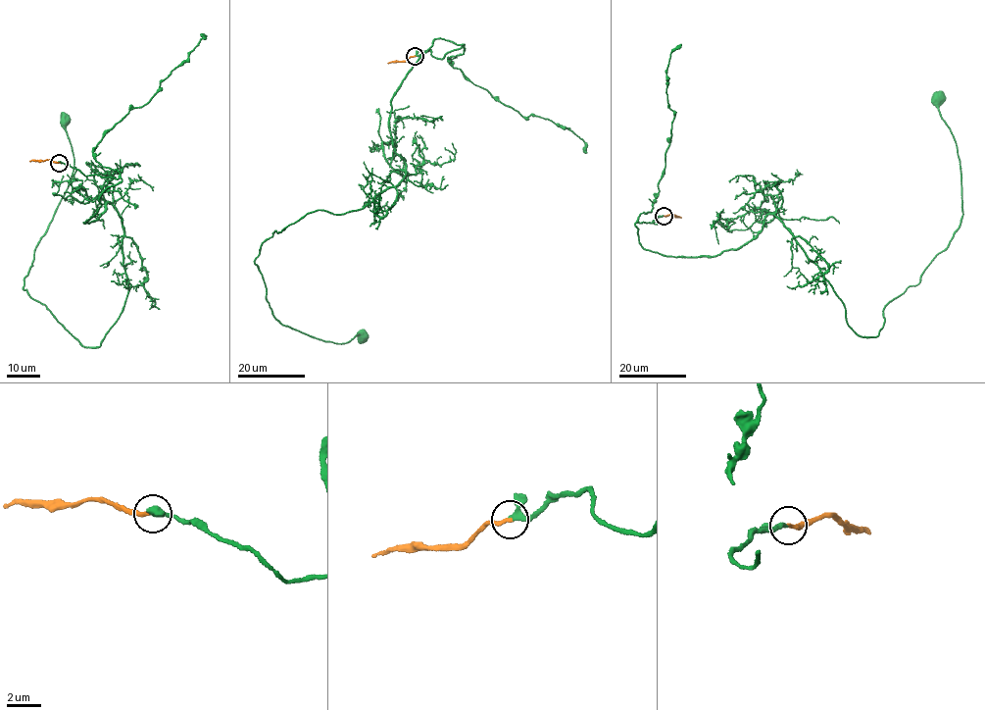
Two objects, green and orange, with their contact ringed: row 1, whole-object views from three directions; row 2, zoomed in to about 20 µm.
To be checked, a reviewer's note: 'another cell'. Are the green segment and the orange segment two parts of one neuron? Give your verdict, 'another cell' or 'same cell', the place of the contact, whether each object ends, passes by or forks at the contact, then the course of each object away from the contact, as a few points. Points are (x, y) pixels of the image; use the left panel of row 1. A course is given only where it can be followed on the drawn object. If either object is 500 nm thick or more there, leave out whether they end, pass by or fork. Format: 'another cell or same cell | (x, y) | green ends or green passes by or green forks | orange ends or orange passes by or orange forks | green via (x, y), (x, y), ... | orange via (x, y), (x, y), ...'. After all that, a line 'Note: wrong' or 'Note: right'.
same cell | (59, 163) | green passes by | orange ends | green via (59, 162), (121, 180), (84, 222), (111, 203), (129, 287), (94, 347), (23, 288), (73, 170), (65, 122) | orange via (59, 162), (29, 160)
Note: wrong

